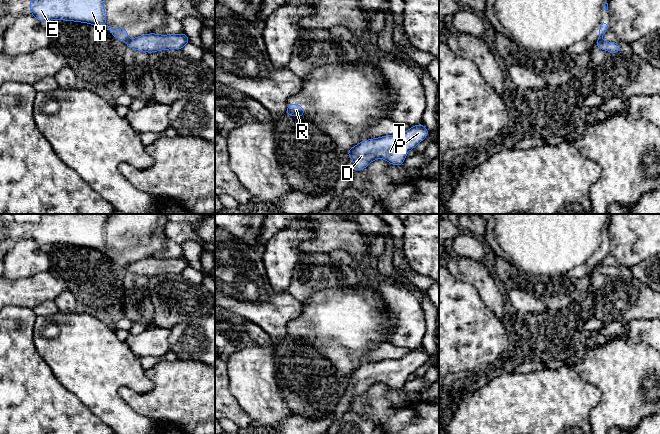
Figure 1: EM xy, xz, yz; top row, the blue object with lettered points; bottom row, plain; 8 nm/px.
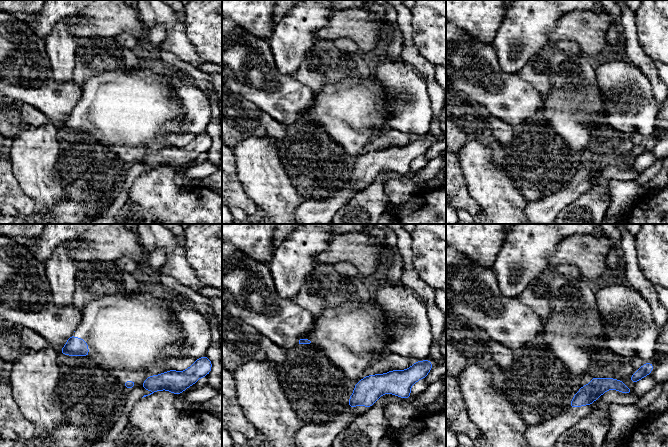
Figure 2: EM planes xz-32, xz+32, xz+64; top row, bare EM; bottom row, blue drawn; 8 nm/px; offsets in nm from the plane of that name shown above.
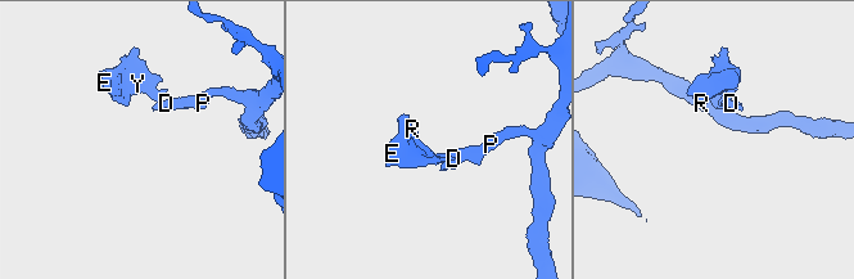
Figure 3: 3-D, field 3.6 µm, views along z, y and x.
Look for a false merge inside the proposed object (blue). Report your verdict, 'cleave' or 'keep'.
cleave

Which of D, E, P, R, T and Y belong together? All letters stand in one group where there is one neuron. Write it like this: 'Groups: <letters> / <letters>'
Groups: D P T / E R Y

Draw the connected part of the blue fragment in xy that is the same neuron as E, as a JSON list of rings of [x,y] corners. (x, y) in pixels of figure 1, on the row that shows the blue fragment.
[[[29,0],[30,13],[40,22],[66,20],[102,27],[106,23],[105,0]]]

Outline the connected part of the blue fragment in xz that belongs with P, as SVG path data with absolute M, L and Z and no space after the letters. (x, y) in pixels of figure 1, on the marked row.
M420 123L412 126L400 136L385 135L361 141L348 152L347 158L354 160L354 170L363 170L376 159L384 159L391 165L402 166L407 153L414 149L429 134Z

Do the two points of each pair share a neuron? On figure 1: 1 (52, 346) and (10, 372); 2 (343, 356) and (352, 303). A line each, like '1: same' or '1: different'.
1: different
2: same

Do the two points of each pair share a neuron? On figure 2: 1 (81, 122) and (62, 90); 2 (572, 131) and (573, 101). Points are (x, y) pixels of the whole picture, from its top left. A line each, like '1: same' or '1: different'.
1: different
2: same

